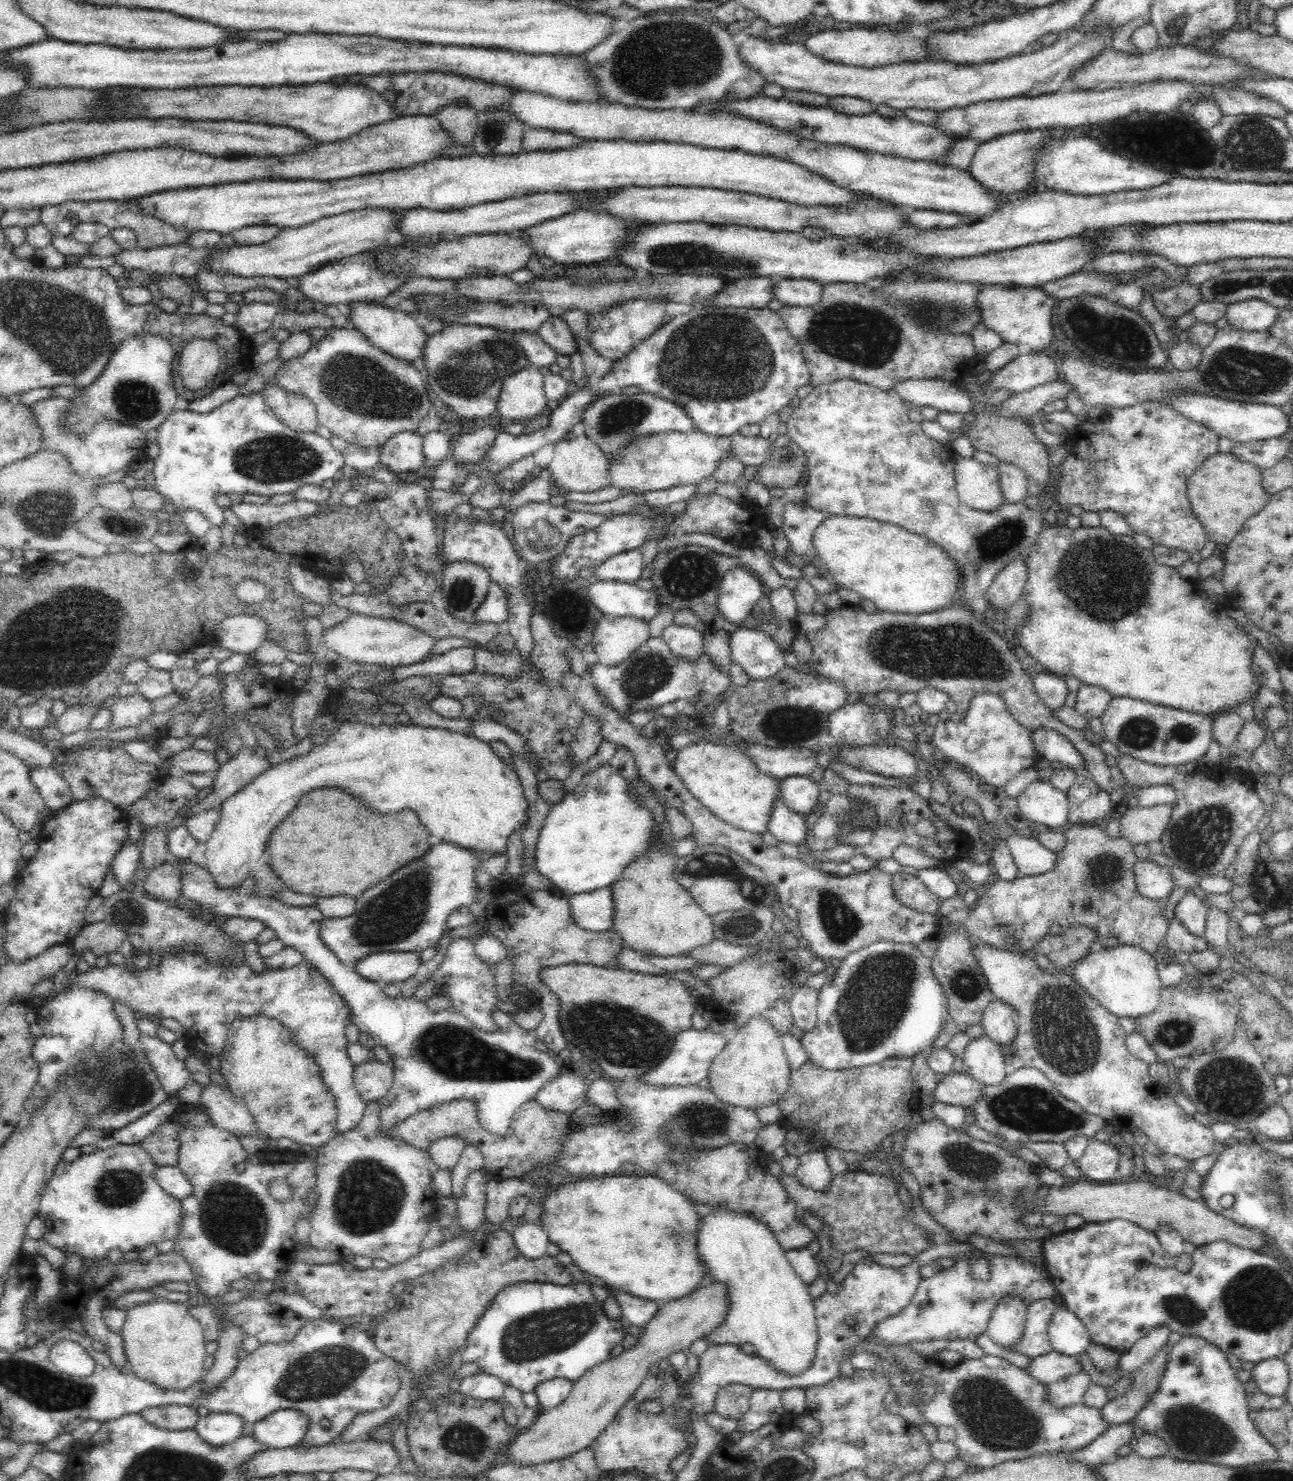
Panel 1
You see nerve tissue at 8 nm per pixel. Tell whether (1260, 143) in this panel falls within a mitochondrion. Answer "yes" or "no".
yes

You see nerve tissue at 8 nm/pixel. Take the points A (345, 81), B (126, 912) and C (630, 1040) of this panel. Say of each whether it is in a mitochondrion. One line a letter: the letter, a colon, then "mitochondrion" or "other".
A: other
B: mitochondrion
C: mitochondrion

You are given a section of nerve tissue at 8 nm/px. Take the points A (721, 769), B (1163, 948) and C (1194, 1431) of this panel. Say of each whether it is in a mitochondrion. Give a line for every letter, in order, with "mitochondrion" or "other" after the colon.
A: other
B: other
C: mitochondrion

